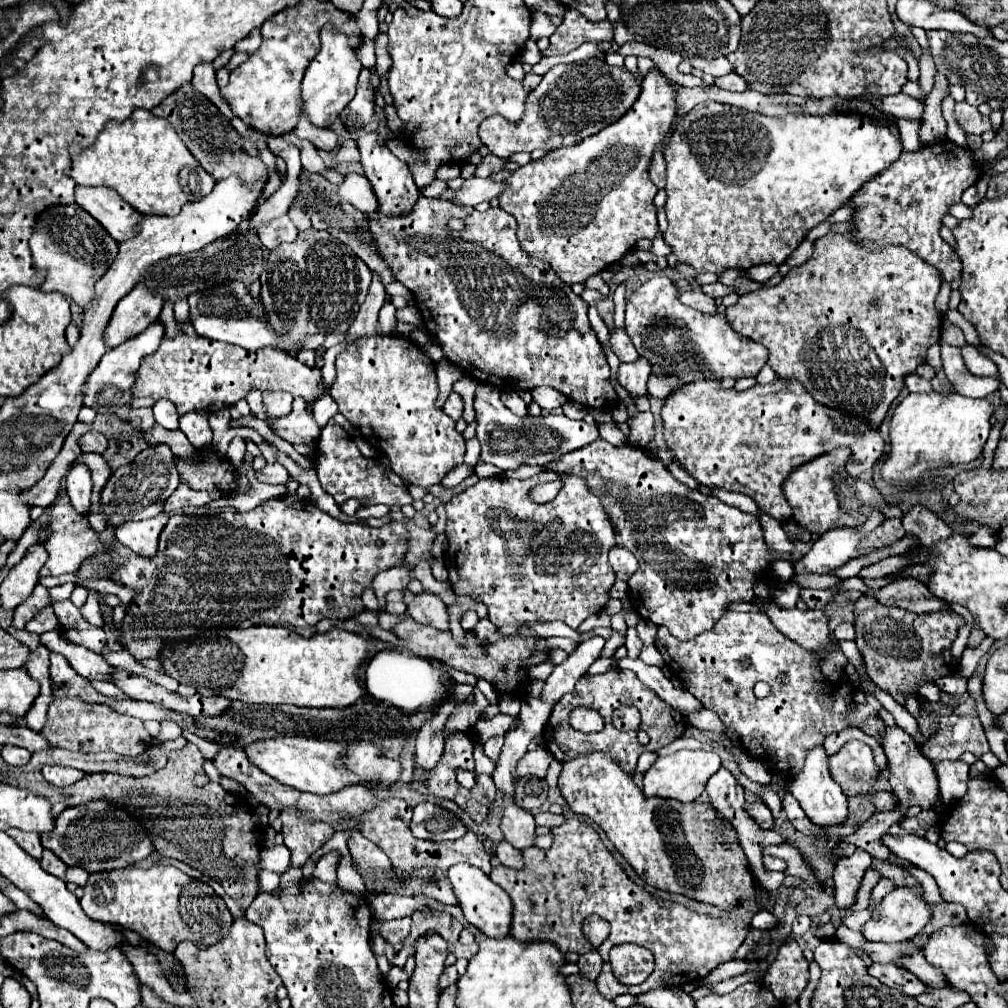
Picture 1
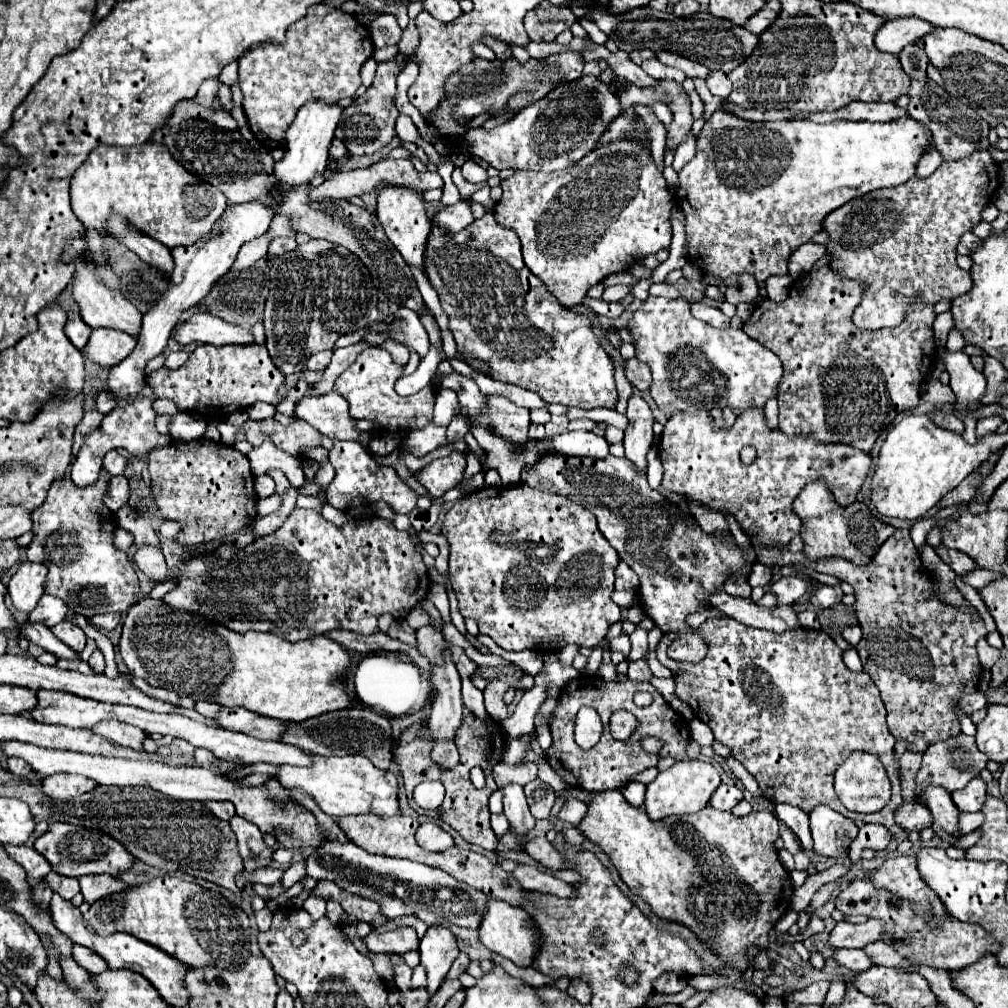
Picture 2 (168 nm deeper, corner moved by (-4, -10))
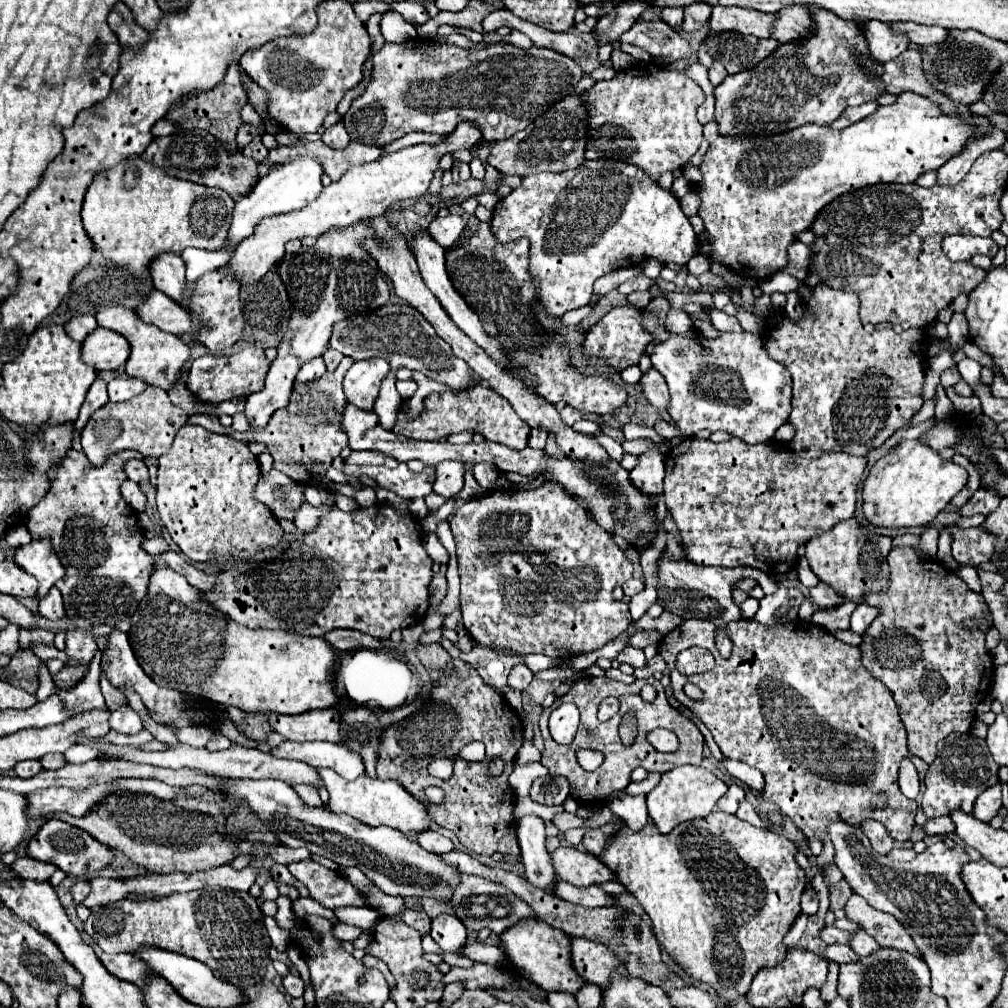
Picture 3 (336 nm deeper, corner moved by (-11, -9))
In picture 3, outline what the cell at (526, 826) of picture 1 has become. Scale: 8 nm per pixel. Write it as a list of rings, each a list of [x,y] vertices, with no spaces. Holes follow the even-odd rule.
[[[560,846],[552,854],[552,862],[558,872],[558,878],[574,884],[578,888],[616,880],[616,872],[610,870],[604,862],[600,862],[600,858],[592,856],[586,850]]]

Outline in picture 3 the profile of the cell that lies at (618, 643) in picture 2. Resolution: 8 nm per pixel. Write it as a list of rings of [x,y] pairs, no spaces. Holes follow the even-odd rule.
[[[648,630],[648,632],[638,632],[638,634],[634,634],[634,636],[630,638],[630,644],[632,644],[634,648],[646,648],[646,646],[658,642],[660,638],[662,638],[662,636],[660,636],[656,630]]]

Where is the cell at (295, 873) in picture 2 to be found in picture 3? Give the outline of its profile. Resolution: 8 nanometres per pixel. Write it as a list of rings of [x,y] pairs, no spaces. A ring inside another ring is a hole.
[[[280,896],[278,900],[276,900],[276,904],[278,904],[278,912],[276,912],[276,916],[274,916],[274,920],[276,920],[276,924],[280,926],[280,928],[284,928],[284,930],[290,930],[292,926],[294,926],[294,912],[290,910],[290,900],[286,898],[286,896]]]

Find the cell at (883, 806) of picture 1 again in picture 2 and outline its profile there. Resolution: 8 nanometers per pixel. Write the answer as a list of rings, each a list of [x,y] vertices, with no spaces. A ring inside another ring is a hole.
[[[903,801],[897,809],[895,809],[895,823],[903,829],[911,829],[911,831],[921,831],[923,827],[929,827],[929,809],[925,809],[921,803],[907,803]]]

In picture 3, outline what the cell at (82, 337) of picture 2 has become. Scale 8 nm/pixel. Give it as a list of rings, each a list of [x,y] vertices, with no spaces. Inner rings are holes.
[[[74,316],[64,328],[66,328],[66,334],[72,340],[82,342],[92,330],[98,328],[98,324],[96,324],[96,318],[94,316]]]

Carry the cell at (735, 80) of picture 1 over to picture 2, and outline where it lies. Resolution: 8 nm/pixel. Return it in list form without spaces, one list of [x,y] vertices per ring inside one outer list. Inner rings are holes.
[[[711,71],[709,77],[707,77],[707,87],[713,95],[717,95],[721,99],[727,99],[733,91],[733,85],[731,85],[729,77],[723,71]]]

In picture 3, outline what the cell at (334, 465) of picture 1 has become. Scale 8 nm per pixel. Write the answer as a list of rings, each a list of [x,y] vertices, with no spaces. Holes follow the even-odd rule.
[[[398,464],[394,470],[386,466],[362,466],[362,476],[370,476],[378,486],[392,490],[400,498],[414,500],[430,494],[436,466],[424,466],[422,472],[410,472],[406,464]]]

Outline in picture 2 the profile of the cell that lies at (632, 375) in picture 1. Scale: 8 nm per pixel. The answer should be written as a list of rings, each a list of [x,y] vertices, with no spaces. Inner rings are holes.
[[[637,393],[631,395],[629,399],[629,407],[627,407],[627,419],[629,419],[629,427],[625,429],[625,457],[629,461],[633,461],[637,465],[637,469],[645,471],[647,467],[647,451],[651,449],[653,443],[653,415],[651,409],[647,405],[647,401],[643,397],[639,397]]]

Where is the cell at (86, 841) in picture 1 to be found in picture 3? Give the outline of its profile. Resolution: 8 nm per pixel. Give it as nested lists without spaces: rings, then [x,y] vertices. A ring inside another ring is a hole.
[[[52,818],[52,820],[46,820],[40,826],[40,830],[32,836],[32,840],[26,844],[26,854],[30,858],[40,860],[40,862],[48,862],[48,864],[58,866],[66,874],[82,876],[82,874],[88,874],[88,872],[102,870],[106,864],[110,864],[110,860],[114,856],[114,850],[100,844],[96,838],[92,838],[84,830],[74,828],[72,824],[66,824],[62,820]]]

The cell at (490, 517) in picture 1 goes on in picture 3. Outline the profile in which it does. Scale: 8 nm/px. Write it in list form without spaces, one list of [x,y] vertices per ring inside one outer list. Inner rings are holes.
[[[548,480],[546,484],[542,484],[536,490],[498,490],[494,494],[486,494],[478,500],[468,500],[454,512],[454,516],[450,520],[450,526],[452,526],[452,534],[454,534],[454,542],[456,542],[456,560],[458,560],[460,592],[462,592],[460,594],[462,622],[464,622],[464,628],[468,630],[468,634],[472,636],[472,640],[478,642],[480,646],[486,646],[486,648],[490,648],[498,654],[510,654],[510,652],[516,652],[516,654],[546,654],[550,658],[566,660],[566,658],[602,648],[604,644],[614,640],[618,634],[622,634],[628,628],[628,624],[632,622],[628,604],[618,602],[612,596],[612,590],[616,586],[622,586],[624,580],[632,578],[632,564],[628,562],[622,548],[616,546],[612,536],[608,532],[604,532],[604,528],[600,528],[596,522],[588,520],[584,508],[580,508],[576,504],[576,500],[560,486],[560,482]]]

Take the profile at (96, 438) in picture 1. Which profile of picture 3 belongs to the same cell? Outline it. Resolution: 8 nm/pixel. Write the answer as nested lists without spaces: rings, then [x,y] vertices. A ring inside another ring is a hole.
[[[132,460],[132,462],[128,462],[126,464],[126,474],[128,474],[128,478],[130,480],[134,480],[134,482],[148,482],[148,468],[146,468],[146,464],[142,462],[142,460]]]

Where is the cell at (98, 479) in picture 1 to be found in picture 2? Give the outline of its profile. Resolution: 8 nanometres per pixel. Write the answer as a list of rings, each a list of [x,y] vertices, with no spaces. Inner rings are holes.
[[[111,477],[107,493],[103,497],[105,507],[115,513],[121,505],[127,503],[127,499],[129,499],[129,483],[127,483],[127,479],[125,477]]]

